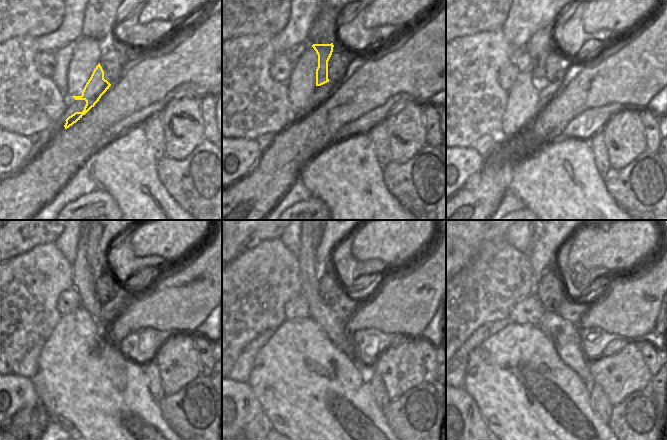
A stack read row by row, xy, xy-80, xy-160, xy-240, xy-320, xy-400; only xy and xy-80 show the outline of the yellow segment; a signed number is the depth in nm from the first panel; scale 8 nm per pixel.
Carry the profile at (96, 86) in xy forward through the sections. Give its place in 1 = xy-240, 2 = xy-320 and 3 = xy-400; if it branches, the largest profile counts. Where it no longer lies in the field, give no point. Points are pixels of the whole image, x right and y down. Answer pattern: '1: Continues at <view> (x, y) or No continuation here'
1: Continues at xy-240 (96, 261)
2: Continues at xy-320 (316, 240)
3: No continuation here

